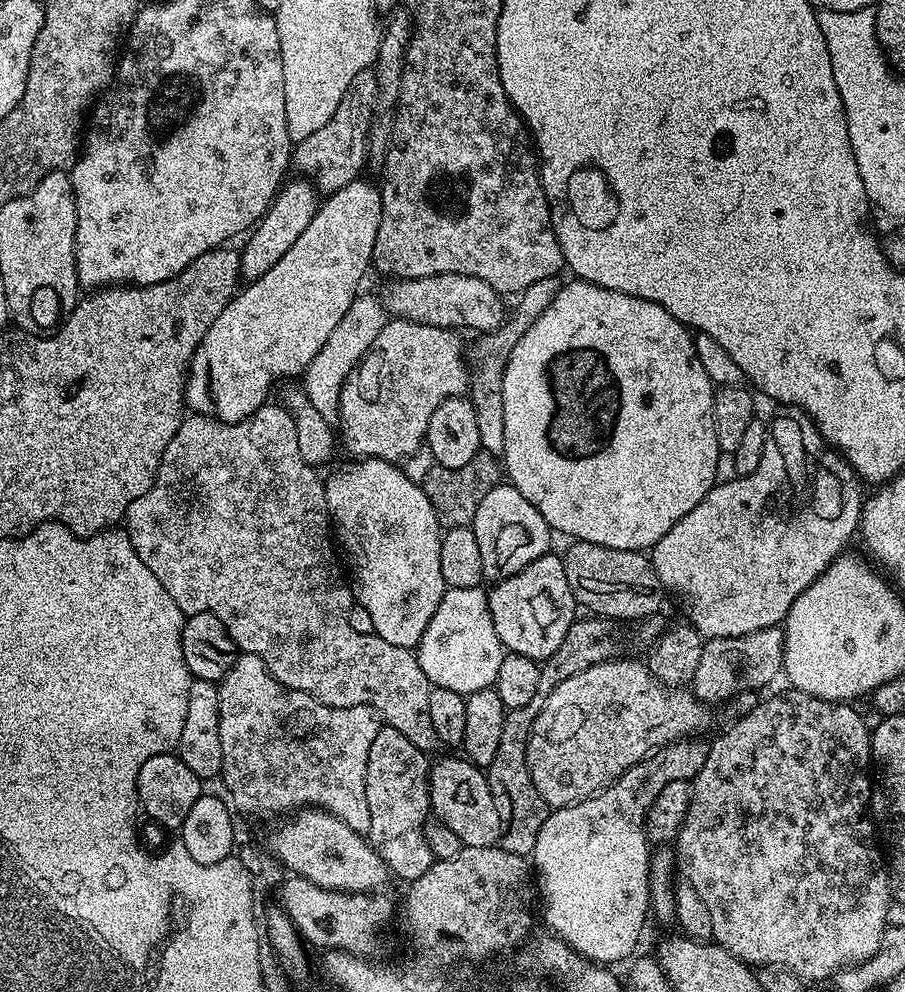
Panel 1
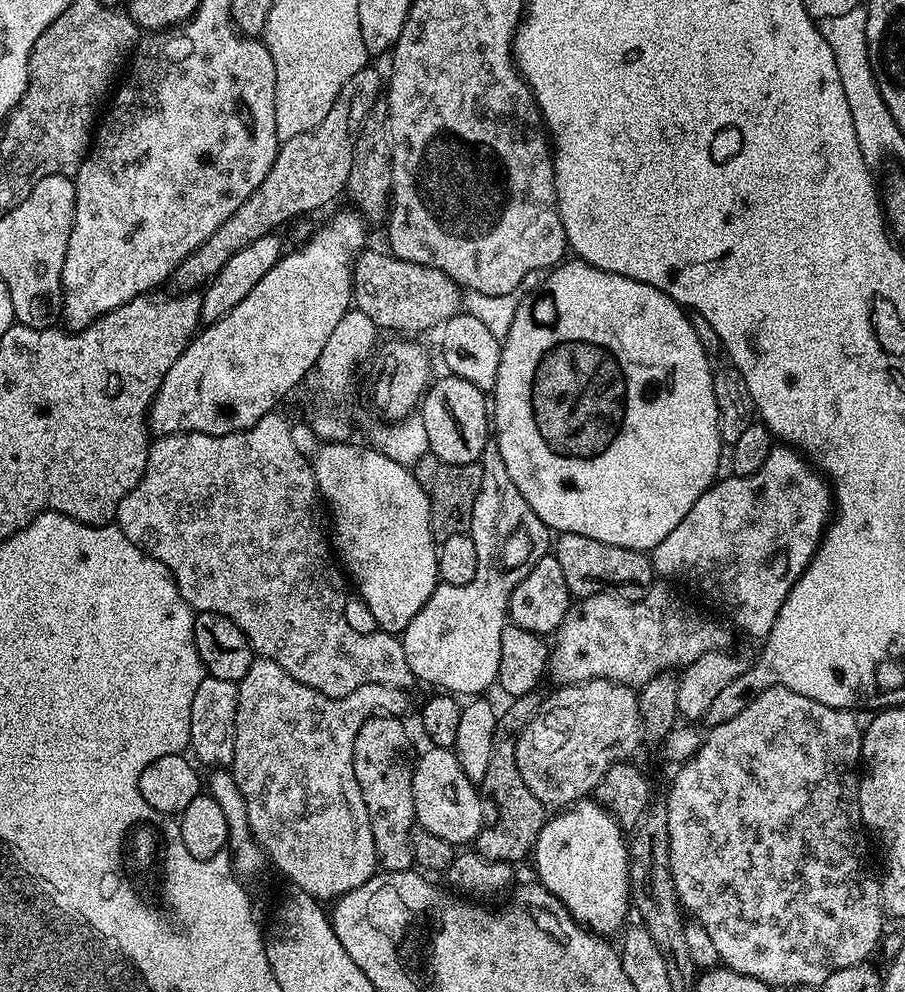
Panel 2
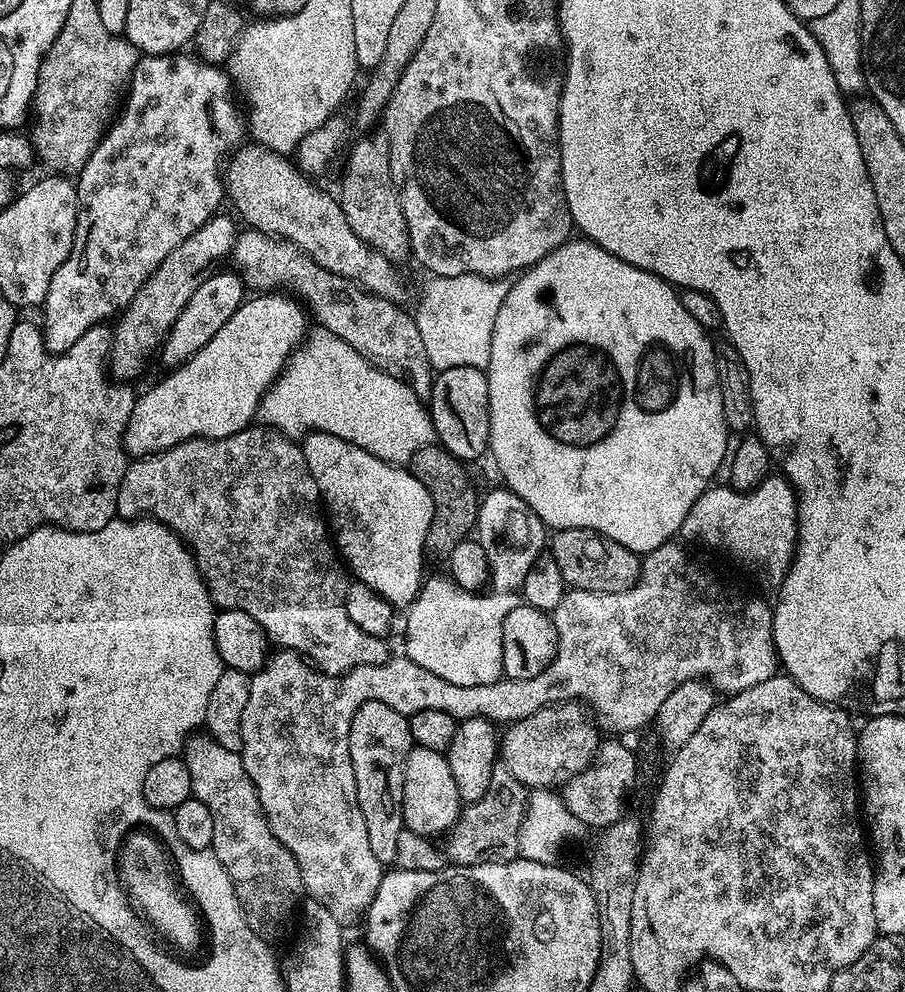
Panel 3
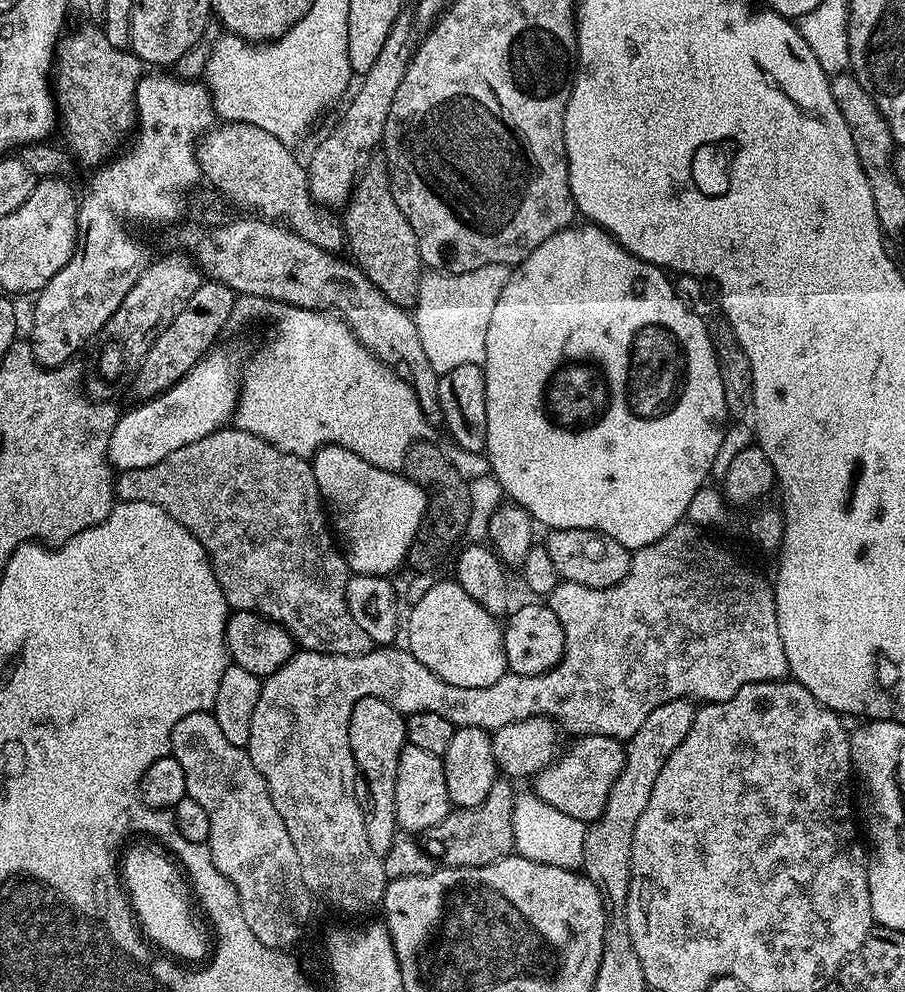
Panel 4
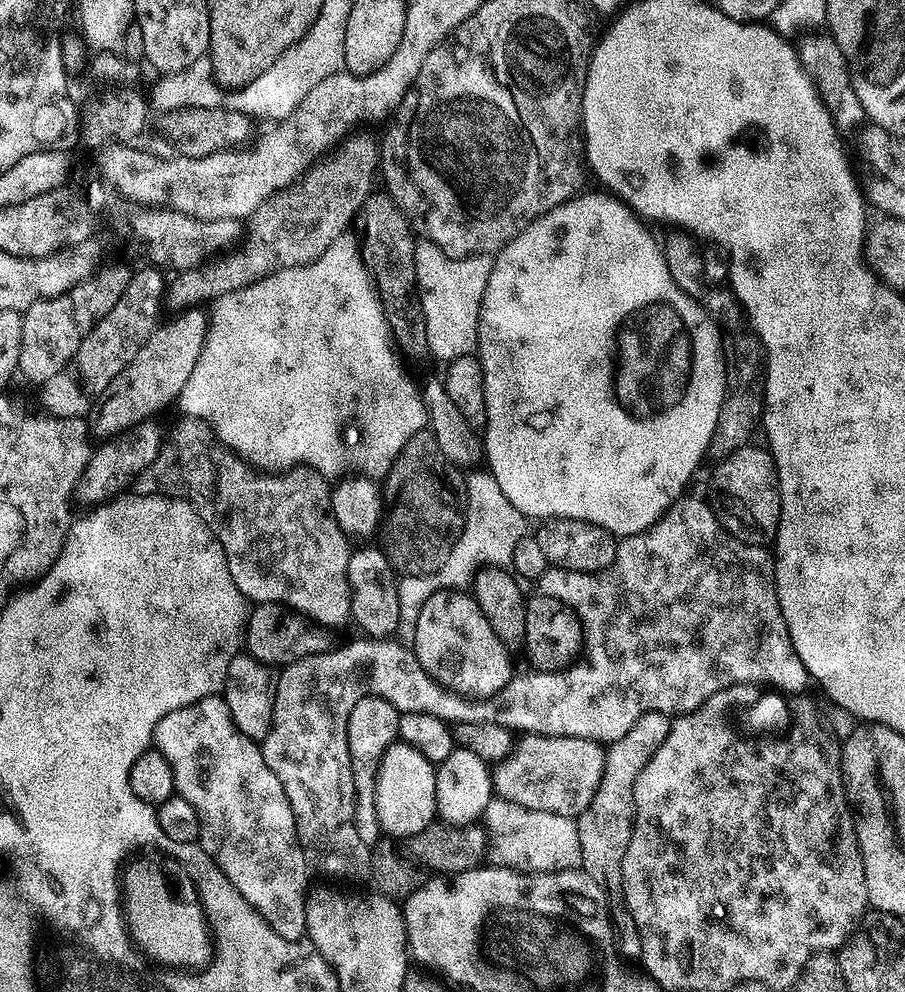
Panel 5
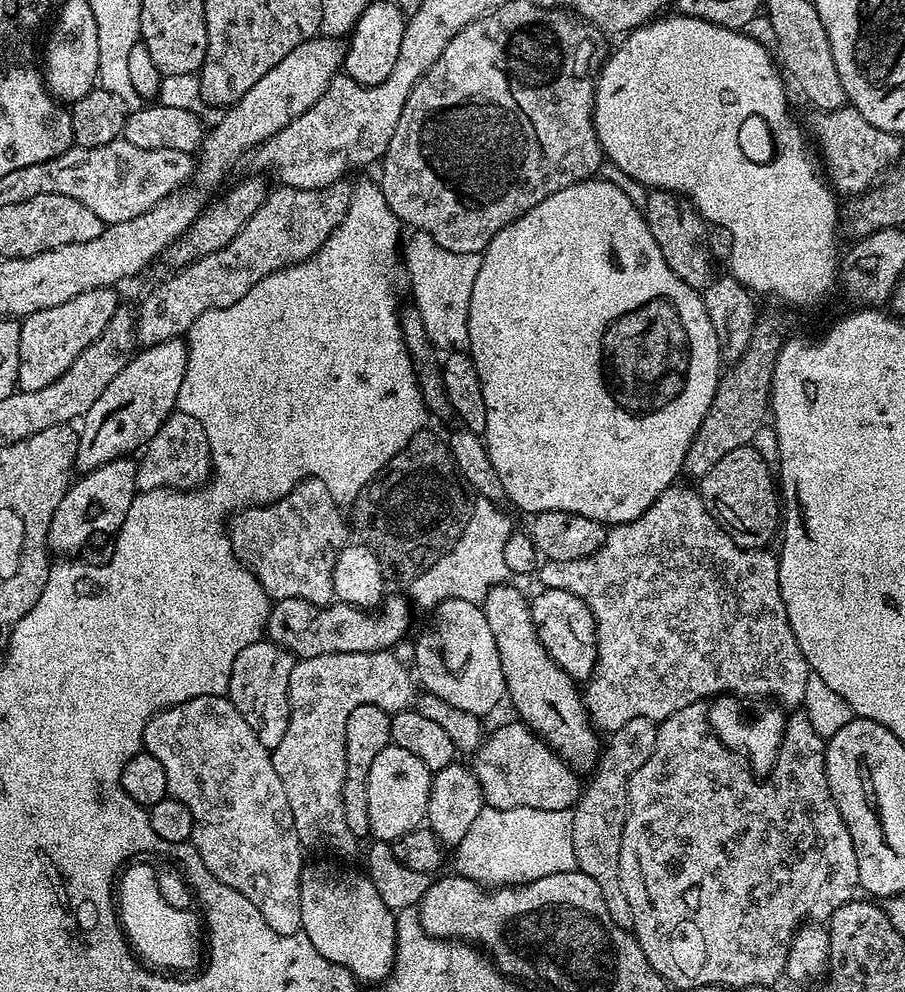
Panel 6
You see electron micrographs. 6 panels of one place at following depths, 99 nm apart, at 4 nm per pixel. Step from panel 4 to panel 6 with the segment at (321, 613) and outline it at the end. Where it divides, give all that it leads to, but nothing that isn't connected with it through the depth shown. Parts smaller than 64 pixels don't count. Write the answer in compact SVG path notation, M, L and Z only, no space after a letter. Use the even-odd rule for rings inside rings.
M179 410L171 412L158 426L158 434L150 438L142 449L136 465L136 491L149 492L159 488L192 490L209 479L212 466L212 451L206 438L206 430L198 418ZM316 476L295 484L283 500L272 504L256 504L252 508L241 508L227 521L228 537L234 554L244 567L258 578L262 590L273 601L286 598L302 598L311 604L329 605L334 600L334 562L338 554L349 543L348 528L344 525L341 505L330 498L330 490Z

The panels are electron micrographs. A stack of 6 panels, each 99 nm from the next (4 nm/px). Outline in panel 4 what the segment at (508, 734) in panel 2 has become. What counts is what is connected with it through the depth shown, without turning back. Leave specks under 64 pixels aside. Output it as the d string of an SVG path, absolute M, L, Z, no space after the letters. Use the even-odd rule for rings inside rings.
M498 778L479 808L453 807L438 826L430 826L419 837L420 845L446 868L481 868L505 860L514 852L514 806L518 795L512 789L513 781Z

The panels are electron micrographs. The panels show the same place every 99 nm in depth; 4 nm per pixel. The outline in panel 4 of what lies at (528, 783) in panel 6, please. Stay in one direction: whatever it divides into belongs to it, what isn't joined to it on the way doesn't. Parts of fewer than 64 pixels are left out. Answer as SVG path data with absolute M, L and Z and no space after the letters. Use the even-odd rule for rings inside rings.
M608 735L583 736L575 743L568 752L566 750L561 753L543 771L536 774L532 788L536 796L549 802L556 810L589 824L603 814L613 783L624 769L625 745Z

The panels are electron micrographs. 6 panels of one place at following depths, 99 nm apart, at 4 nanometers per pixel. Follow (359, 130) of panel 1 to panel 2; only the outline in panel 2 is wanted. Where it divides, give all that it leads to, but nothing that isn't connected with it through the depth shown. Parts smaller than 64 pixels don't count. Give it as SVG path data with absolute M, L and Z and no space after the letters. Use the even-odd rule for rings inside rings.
M365 66L342 86L338 98L330 106L330 114L314 126L314 130L302 130L294 138L281 143L278 154L274 158L274 166L270 166L270 174L262 178L262 186L198 246L176 268L174 281L177 289L196 290L207 285L213 276L217 276L226 266L226 262L242 246L250 246L263 236L273 235L279 224L284 224L302 212L316 212L324 208L336 195L343 193L348 186L350 166L354 163L354 146L358 142L358 130L362 130L362 122L366 122L366 114L374 106L374 102L382 96L382 72L373 66Z

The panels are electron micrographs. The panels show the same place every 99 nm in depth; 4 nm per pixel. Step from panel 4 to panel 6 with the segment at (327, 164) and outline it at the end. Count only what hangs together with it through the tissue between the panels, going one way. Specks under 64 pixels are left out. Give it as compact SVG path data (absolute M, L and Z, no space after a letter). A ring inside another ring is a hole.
M347 179L338 180L328 186L315 188L314 190L302 190L287 186L276 186L269 191L268 196L254 210L250 222L230 238L222 250L214 250L214 254L206 254L206 258L195 260L185 268L173 271L169 280L164 280L144 301L136 312L136 338L141 345L147 346L166 342L167 340L179 340L206 314L215 308L234 306L242 294L246 294L262 278L266 278L272 272L280 272L292 264L300 264L304 260L311 260L312 255L334 234L334 230L342 222L346 210L350 206L352 187Z

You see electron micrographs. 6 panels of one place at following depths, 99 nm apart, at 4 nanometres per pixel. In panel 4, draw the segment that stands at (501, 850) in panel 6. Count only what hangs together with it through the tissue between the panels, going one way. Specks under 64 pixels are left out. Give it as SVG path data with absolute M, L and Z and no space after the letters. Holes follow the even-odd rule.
M532 790L521 791L514 806L514 852L515 855L533 860L539 864L549 864L559 868L580 870L584 867L584 843L586 824L577 818L570 818L544 802Z

